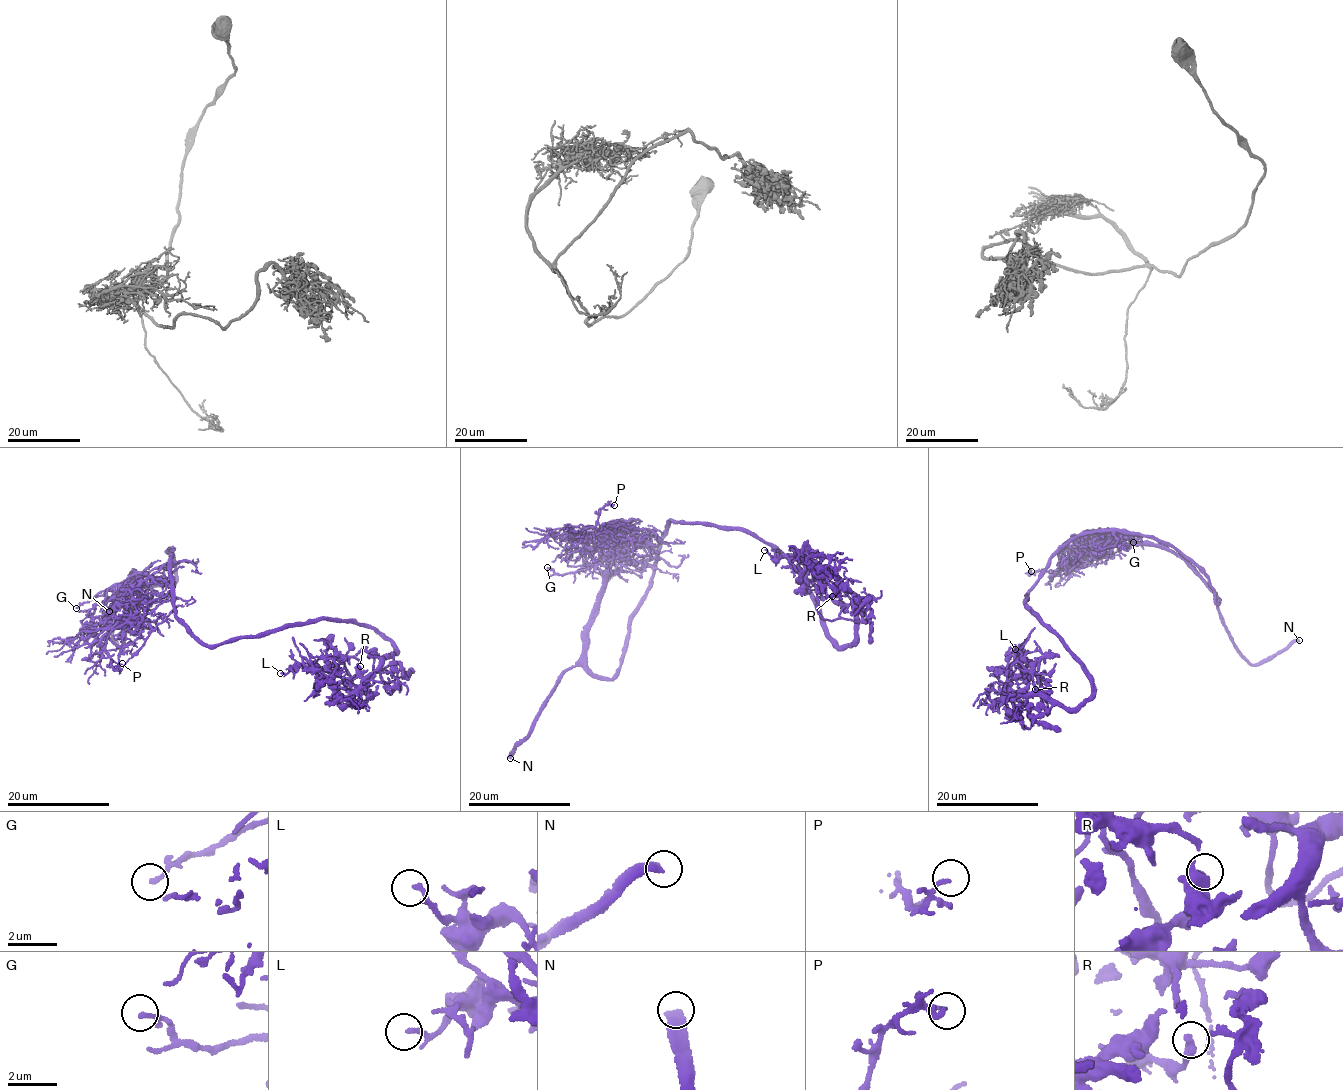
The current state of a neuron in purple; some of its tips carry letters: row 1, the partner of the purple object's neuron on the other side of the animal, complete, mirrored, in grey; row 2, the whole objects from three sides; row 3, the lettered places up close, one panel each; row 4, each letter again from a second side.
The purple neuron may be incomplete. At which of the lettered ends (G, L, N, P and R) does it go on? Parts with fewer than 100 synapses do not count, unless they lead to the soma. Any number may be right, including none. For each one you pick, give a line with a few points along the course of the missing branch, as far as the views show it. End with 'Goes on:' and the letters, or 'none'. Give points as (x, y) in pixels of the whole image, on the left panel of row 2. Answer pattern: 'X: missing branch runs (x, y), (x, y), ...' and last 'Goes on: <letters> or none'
Goes on: N

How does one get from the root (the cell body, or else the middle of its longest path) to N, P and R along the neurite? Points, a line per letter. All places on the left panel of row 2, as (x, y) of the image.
N: (196, 641), (175, 612), (170, 561), (150, 575), (133, 569), (137, 586), (122, 651), (109, 611)
P: (196, 641), (175, 612), (170, 561), (134, 585), (127, 611), (109, 634), (110, 664), (114, 669), (122, 663)
R: (196, 641), (219, 646), (319, 617), (350, 619), (388, 639), (394, 651), (343, 695), (339, 688), (360, 666)

